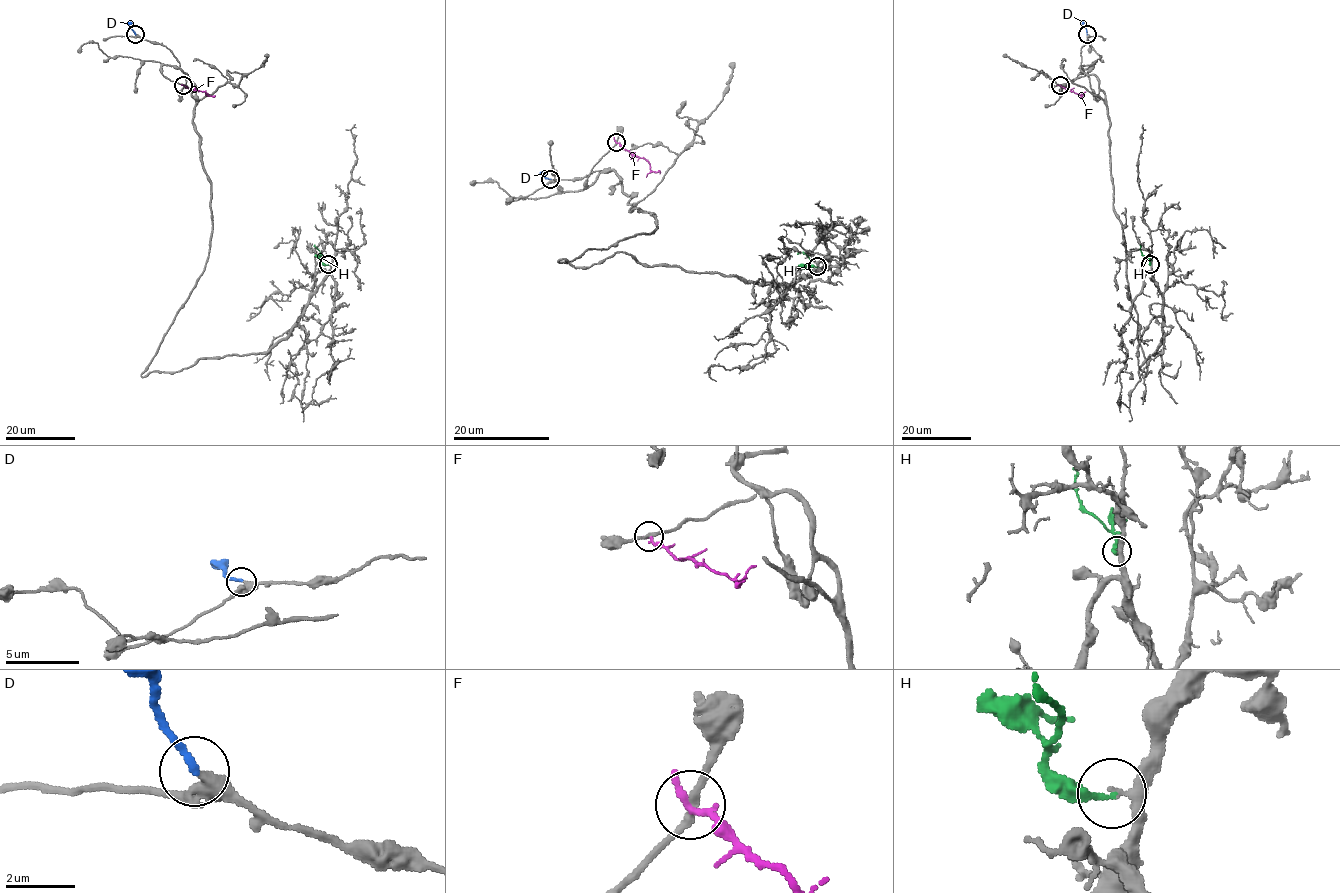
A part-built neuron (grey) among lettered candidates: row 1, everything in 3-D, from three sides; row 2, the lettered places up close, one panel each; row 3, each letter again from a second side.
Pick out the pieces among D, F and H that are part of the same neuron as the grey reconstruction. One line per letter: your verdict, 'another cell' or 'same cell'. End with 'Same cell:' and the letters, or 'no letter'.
D: same cell
F: another cell
H: another cell
Same cell: D

